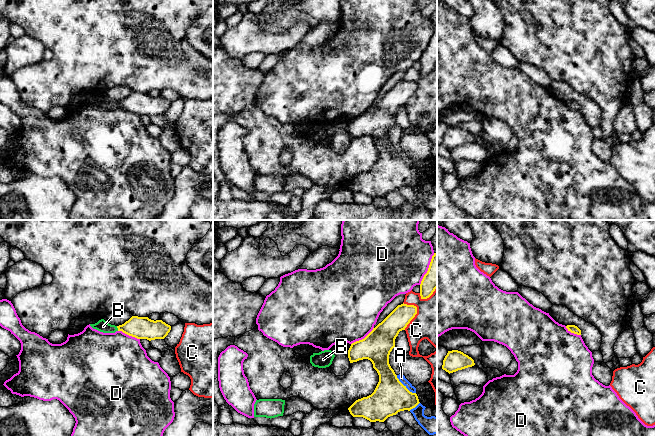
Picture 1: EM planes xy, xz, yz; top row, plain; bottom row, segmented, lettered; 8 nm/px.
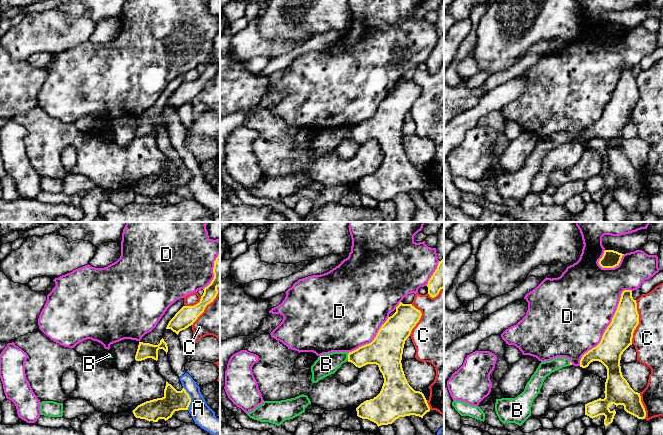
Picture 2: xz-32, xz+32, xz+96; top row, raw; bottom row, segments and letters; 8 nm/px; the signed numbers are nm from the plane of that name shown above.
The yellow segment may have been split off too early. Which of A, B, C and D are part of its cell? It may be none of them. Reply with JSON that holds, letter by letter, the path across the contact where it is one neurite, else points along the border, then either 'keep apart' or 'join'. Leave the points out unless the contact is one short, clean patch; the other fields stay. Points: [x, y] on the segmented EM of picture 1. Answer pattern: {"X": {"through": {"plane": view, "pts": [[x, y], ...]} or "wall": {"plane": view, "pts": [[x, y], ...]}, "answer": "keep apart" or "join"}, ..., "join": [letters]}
{"A": {"answer": "keep apart"}, "B": {"through": {"plane": "xy", "pts": [[139, 327], [117, 327], [106, 328], [103, 326]]}, "answer": "join"}, "C": {"answer": "keep apart"}, "D": {"answer": "keep apart"}, "join": ["B"]}

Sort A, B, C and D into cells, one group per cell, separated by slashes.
A / B / C / D

